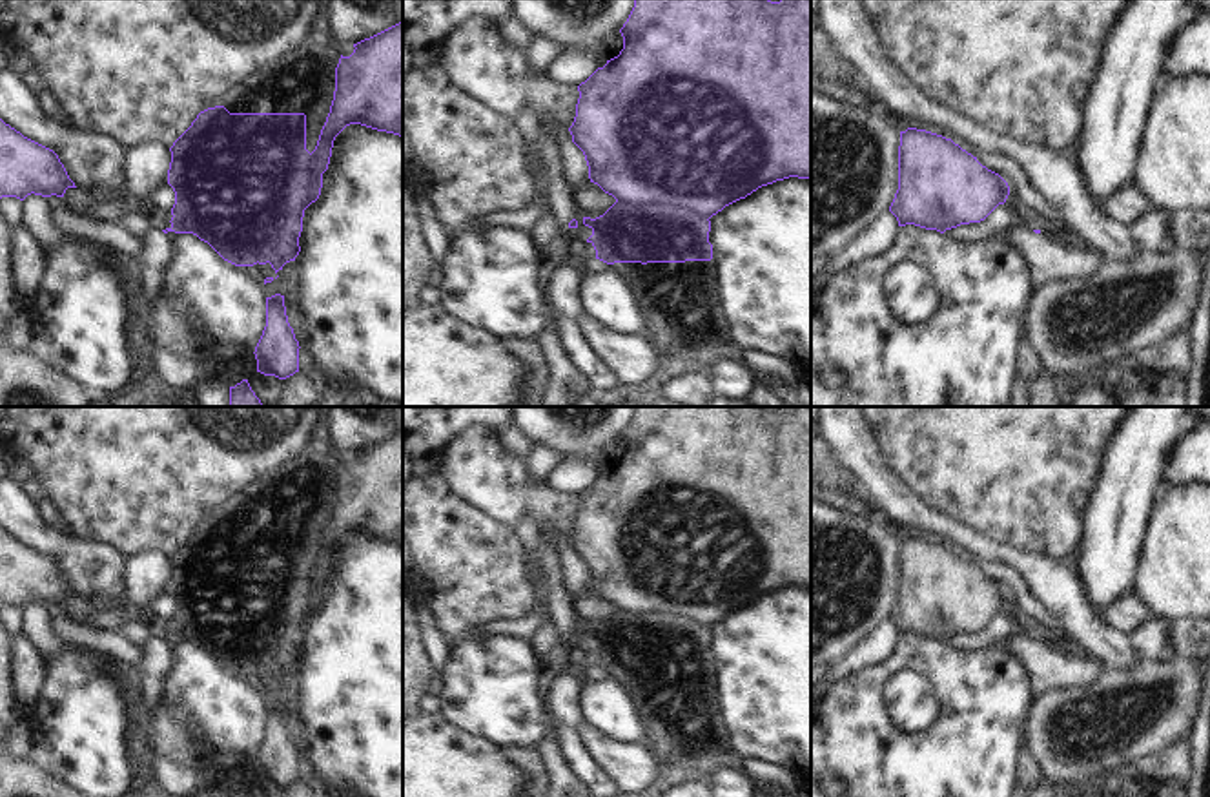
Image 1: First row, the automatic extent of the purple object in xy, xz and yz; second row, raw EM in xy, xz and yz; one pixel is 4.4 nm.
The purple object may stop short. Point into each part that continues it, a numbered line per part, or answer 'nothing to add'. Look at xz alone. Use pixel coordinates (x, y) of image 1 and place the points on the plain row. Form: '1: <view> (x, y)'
nothing to add

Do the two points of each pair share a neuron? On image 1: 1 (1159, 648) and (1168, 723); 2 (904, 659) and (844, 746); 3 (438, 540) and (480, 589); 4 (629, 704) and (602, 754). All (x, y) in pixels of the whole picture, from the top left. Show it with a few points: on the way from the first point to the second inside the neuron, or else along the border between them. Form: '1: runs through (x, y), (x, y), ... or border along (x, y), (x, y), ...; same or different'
1: border along (1176, 655), (1145, 661); different
2: runs through (881, 677), (857, 703), (851, 723); same
3: runs through (451, 553), (474, 577); same
4: border along (585, 721), (620, 741), (642, 743); different

